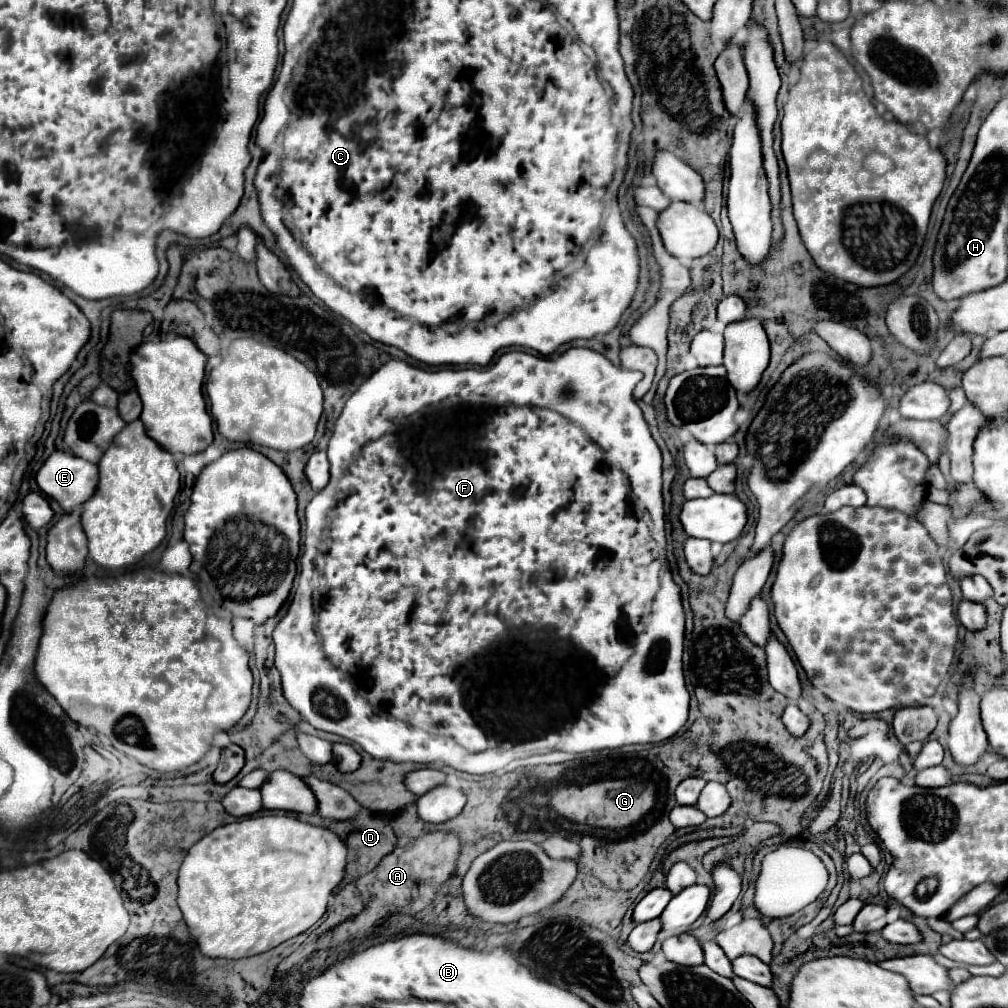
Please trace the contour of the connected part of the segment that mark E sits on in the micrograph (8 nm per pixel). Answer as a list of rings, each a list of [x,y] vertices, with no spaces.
[[[55,451],[37,473],[39,489],[55,499],[65,513],[87,503],[97,489],[97,465],[65,451]]]

